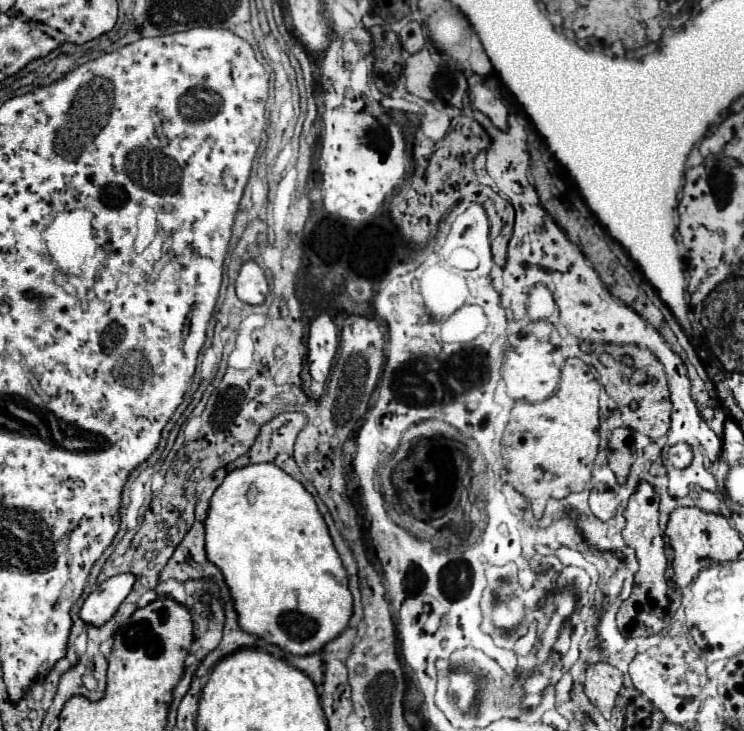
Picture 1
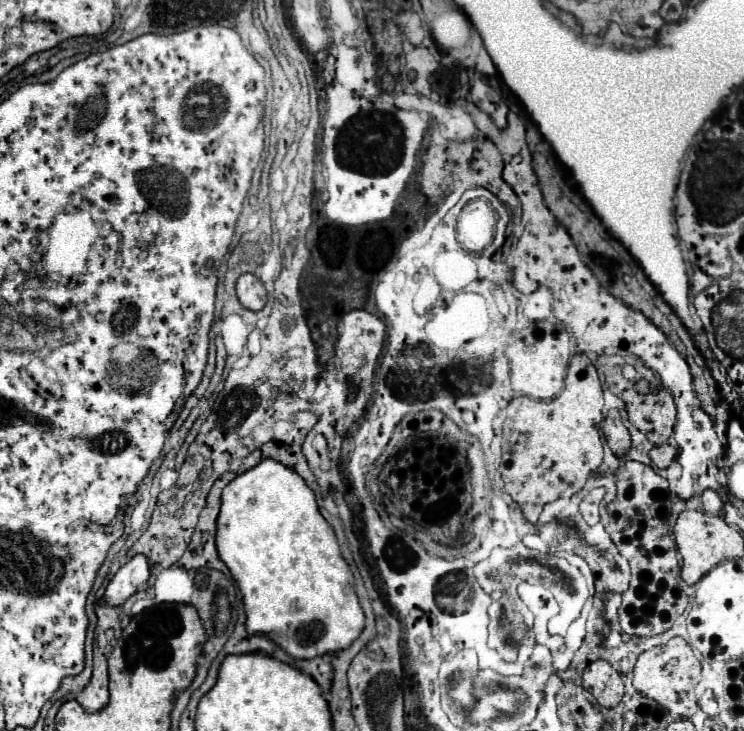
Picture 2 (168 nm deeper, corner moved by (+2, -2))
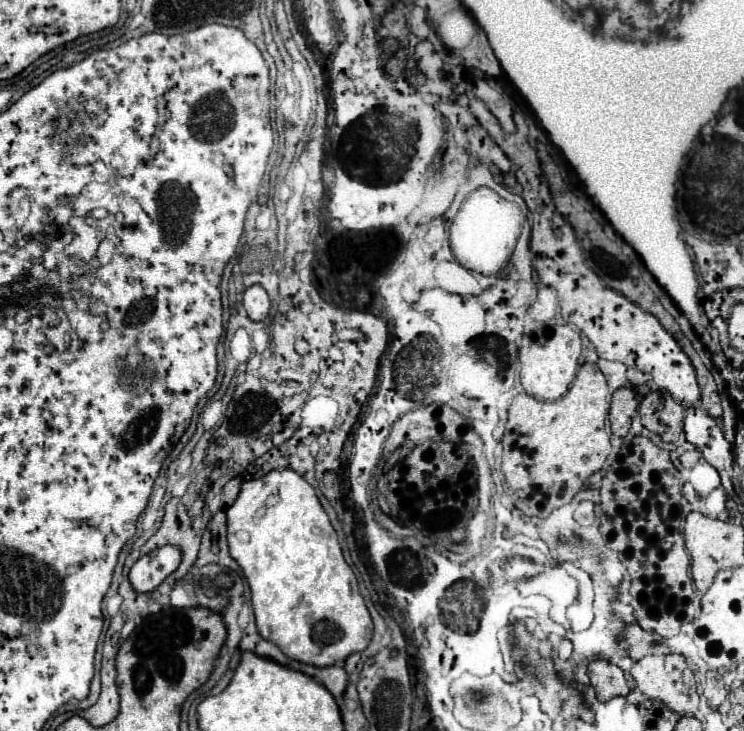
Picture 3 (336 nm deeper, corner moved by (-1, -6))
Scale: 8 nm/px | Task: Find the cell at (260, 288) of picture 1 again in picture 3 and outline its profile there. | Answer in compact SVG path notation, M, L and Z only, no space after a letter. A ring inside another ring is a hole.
M253 285L243 293L243 307L253 321L263 321L269 315L269 295L261 285Z

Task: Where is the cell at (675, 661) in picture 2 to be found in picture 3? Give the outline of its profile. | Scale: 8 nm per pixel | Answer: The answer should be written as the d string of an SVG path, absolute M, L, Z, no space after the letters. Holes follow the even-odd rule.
M681 655L643 657L633 665L631 677L635 679L641 693L645 693L651 699L663 701L669 709L673 709L673 711L677 711L681 715L693 715L697 711L699 695L697 695L695 677L693 677L693 671L687 667L687 663L685 663L685 659Z

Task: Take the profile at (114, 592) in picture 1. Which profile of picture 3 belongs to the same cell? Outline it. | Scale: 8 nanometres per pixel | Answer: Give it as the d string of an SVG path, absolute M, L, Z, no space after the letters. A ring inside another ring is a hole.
M173 545L159 547L143 555L131 569L129 579L137 593L149 593L163 583L181 563L181 549Z

